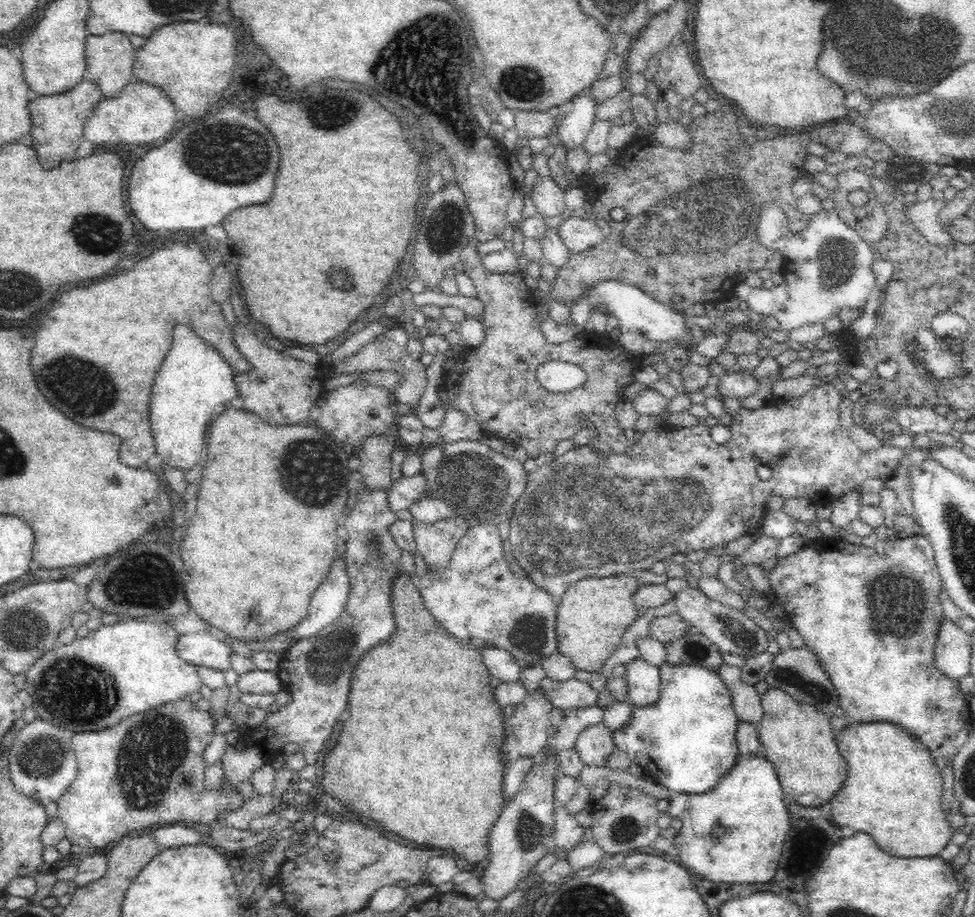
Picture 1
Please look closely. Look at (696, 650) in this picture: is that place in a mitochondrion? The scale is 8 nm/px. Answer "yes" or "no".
yes

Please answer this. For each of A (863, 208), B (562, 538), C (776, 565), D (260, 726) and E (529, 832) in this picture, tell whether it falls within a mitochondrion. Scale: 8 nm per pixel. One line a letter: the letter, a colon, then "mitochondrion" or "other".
A: other
B: mitochondrion
C: other
D: other
E: mitochondrion

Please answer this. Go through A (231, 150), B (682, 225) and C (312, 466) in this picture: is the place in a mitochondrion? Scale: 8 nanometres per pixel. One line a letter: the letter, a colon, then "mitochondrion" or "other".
A: mitochondrion
B: mitochondrion
C: mitochondrion

